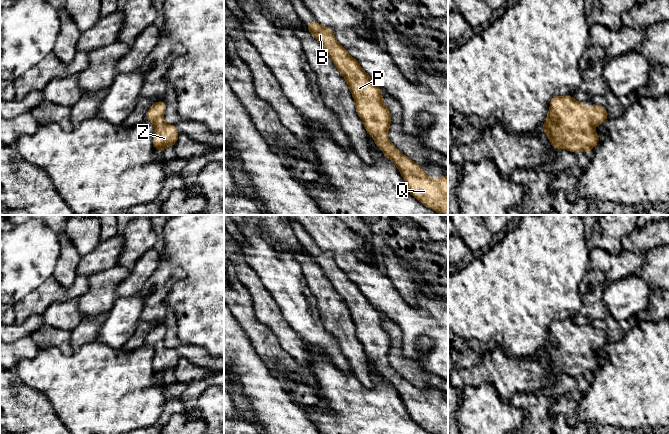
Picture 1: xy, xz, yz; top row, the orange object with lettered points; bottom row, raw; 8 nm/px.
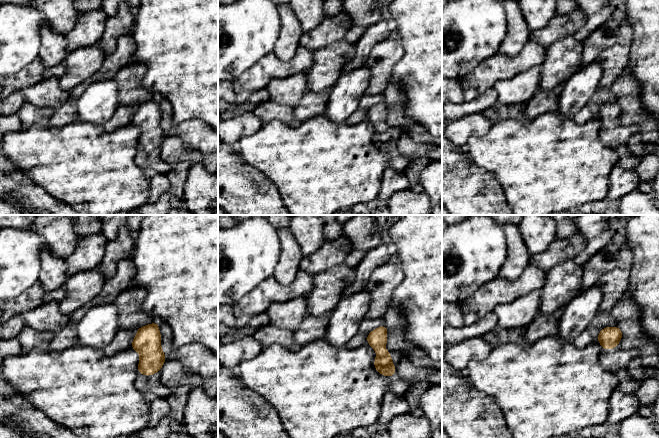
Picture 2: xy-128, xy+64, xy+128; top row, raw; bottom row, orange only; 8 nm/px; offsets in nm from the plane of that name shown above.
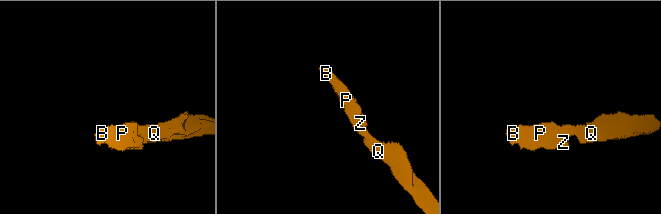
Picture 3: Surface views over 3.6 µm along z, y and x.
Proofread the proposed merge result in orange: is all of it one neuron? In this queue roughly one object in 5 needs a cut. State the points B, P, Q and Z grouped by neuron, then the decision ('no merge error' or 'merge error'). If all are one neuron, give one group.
B P Q Z | no merge error

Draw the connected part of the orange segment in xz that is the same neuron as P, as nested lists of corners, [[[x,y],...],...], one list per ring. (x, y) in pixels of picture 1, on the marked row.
[[[316,20],[305,26],[345,78],[355,100],[356,112],[366,131],[374,137],[374,142],[385,156],[397,166],[411,195],[424,206],[441,215],[448,215],[448,176],[429,178],[420,165],[402,154],[390,142],[387,133],[391,113],[383,103],[382,90],[373,83],[358,61],[338,43],[332,29],[321,26]]]

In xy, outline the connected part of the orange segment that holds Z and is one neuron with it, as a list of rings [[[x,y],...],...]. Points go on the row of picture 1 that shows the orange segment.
[[[158,101],[147,111],[146,120],[154,124],[153,144],[158,152],[169,146],[174,146],[179,136],[179,132],[174,125],[163,122],[166,107],[165,102]]]

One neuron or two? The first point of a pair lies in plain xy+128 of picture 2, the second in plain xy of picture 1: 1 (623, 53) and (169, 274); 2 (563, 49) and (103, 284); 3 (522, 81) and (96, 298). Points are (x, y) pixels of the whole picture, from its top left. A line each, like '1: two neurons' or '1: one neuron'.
1: one neuron
2: one neuron
3: two neurons

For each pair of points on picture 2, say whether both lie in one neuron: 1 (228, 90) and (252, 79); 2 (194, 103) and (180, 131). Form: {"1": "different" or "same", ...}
{"1": "different", "2": "different"}

